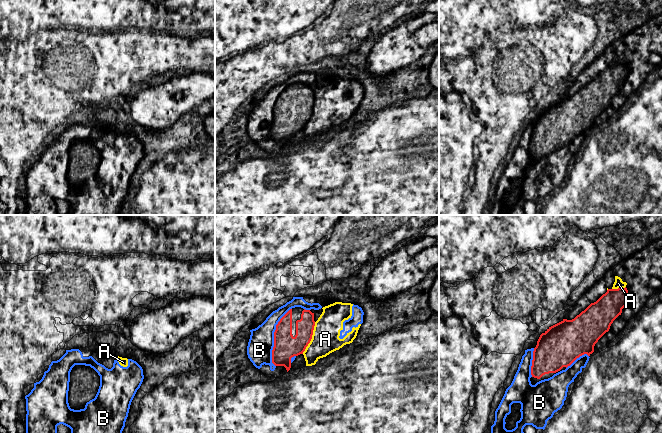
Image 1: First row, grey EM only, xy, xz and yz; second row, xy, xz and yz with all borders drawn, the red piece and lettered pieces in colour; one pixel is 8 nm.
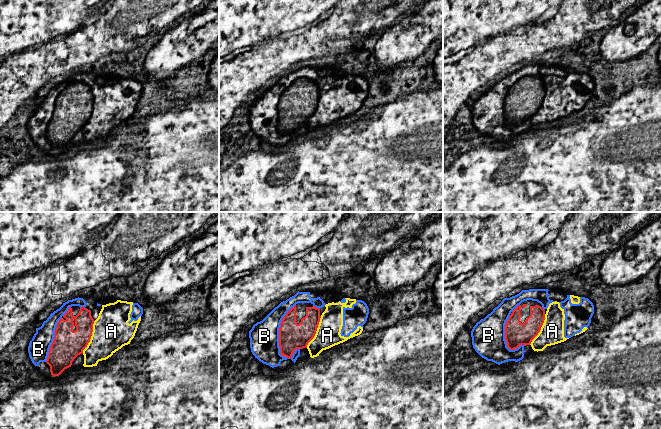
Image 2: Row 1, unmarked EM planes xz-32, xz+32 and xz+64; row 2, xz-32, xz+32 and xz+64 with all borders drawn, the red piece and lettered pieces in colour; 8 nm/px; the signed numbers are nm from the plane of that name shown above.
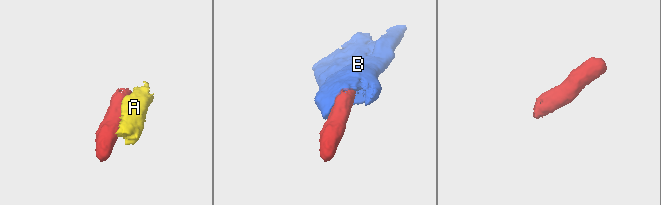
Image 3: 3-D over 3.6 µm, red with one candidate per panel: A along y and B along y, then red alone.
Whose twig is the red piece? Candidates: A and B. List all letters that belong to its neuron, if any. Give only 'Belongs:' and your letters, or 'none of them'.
Belongs: B

